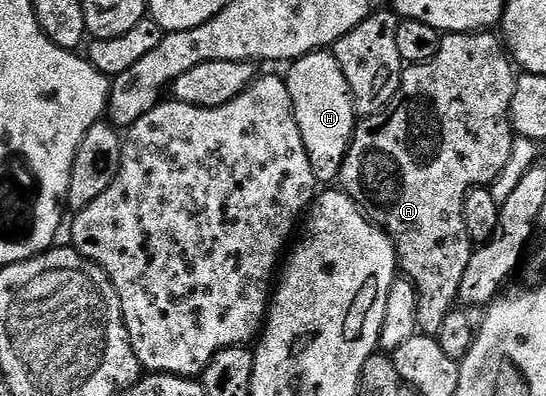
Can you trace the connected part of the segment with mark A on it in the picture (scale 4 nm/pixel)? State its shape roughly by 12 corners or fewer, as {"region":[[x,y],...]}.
{"region":[[445,35],[355,125],[338,182],[389,234],[418,329],[456,309],[466,197],[505,172],[519,79]]}

